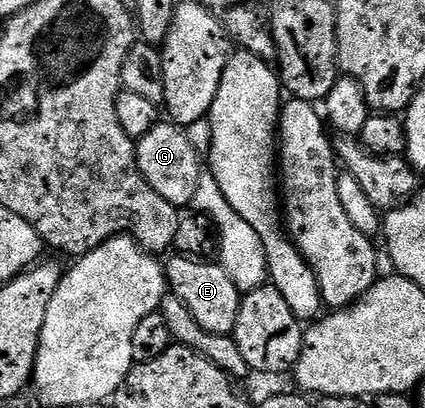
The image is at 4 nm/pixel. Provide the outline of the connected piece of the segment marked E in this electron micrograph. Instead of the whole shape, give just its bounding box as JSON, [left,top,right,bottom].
[166,256,242,335]

